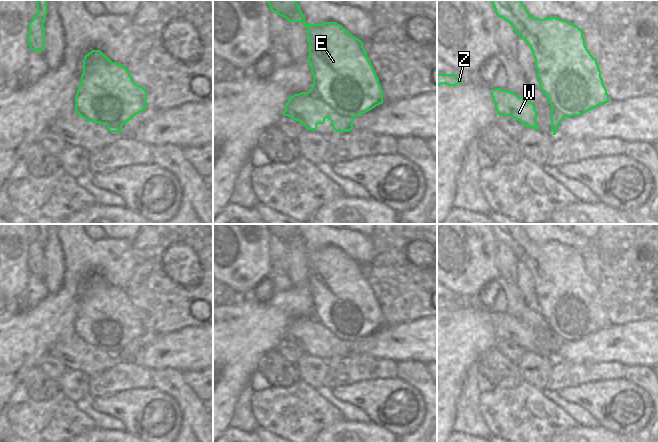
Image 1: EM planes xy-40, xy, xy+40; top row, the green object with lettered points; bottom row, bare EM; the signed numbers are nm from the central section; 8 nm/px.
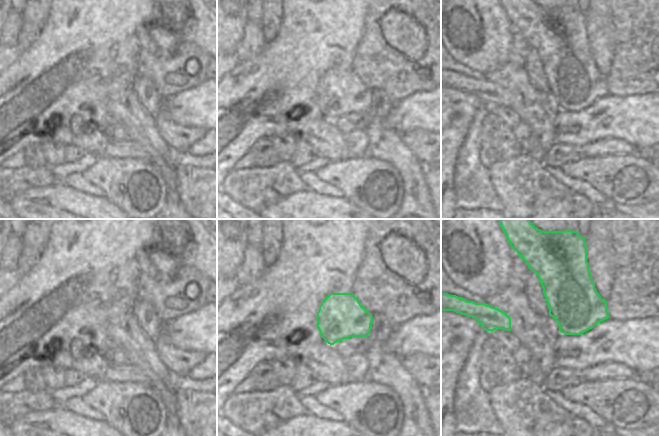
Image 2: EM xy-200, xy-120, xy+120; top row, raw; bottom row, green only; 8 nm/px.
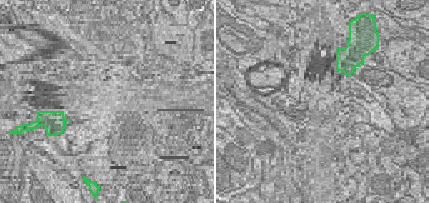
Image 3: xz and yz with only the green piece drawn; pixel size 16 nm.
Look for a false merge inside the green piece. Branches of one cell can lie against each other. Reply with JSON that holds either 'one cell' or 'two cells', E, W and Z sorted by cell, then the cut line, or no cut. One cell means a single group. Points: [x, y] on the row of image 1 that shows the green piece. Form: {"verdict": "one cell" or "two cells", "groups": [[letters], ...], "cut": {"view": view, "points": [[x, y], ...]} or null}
{"verdict": "two cells", "groups": [["E"], ["W", "Z"]], "cut": {"view": "xy", "points": [[299, 93], [313, 93], [340, 115], [352, 118]]}}

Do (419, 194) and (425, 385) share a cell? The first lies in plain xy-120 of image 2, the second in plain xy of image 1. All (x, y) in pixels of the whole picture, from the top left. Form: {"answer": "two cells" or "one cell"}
{"answer": "one cell"}

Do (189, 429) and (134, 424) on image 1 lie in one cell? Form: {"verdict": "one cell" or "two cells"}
{"verdict": "two cells"}

